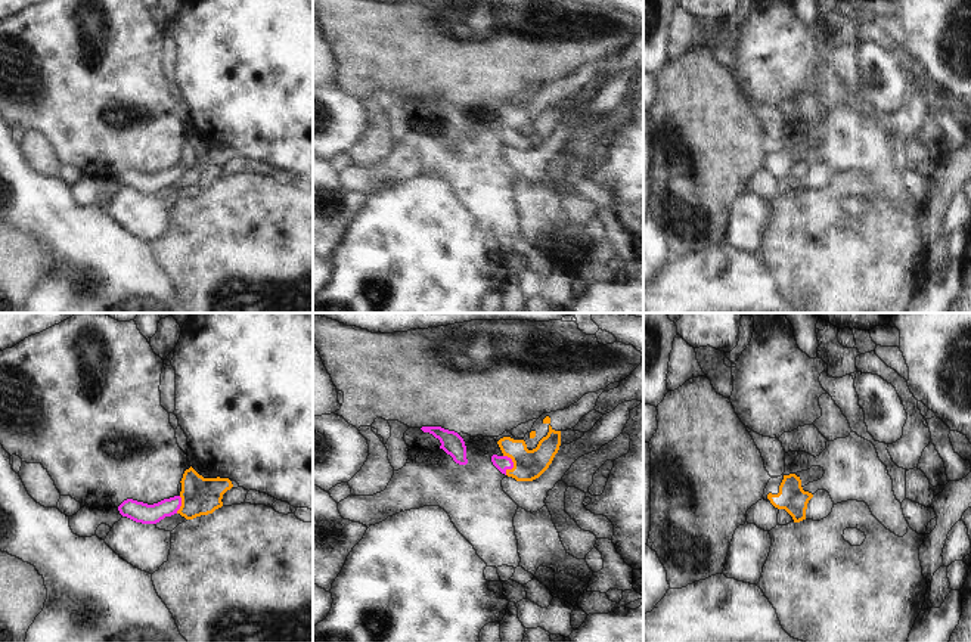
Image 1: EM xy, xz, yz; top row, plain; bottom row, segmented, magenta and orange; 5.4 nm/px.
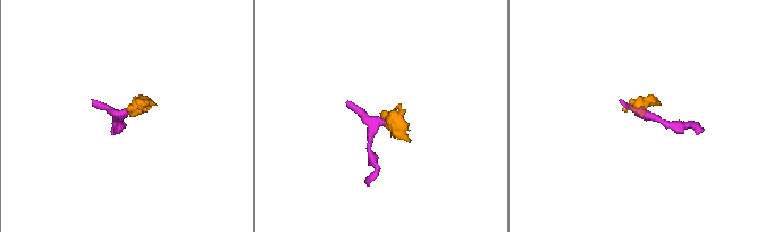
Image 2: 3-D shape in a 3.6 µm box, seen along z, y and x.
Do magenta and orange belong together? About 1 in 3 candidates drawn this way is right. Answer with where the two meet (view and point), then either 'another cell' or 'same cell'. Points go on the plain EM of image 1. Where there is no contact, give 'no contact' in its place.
meets magenta in xz at (512, 133); same cell

